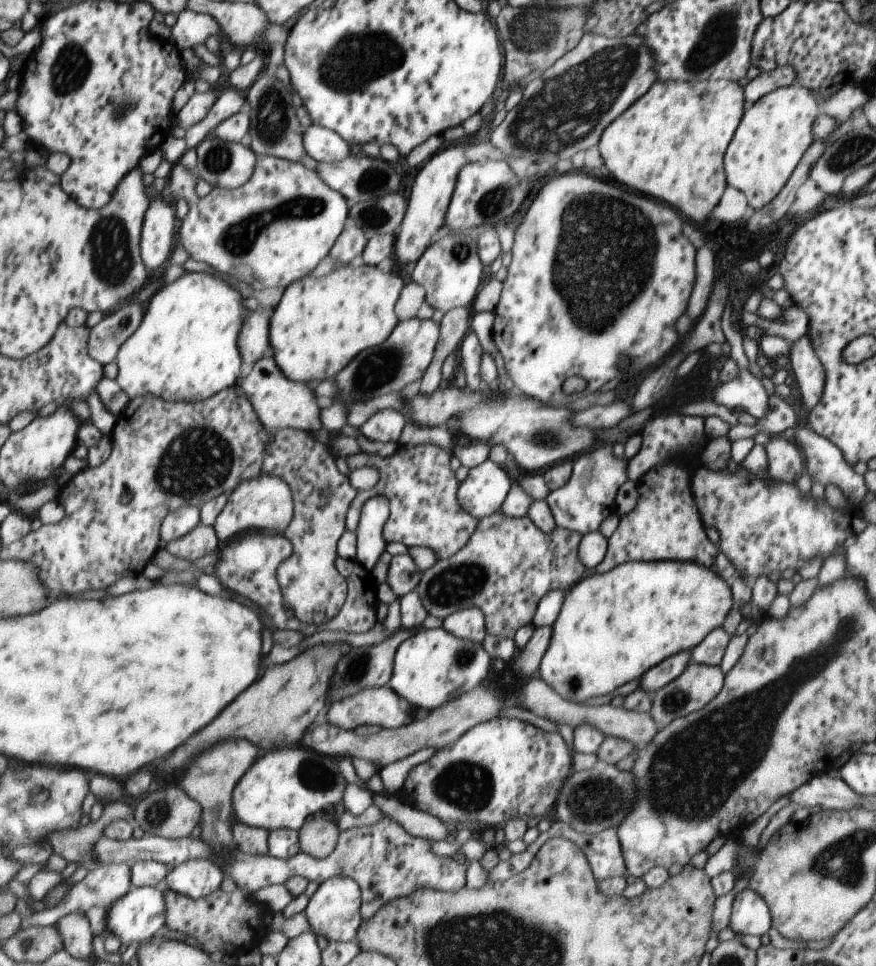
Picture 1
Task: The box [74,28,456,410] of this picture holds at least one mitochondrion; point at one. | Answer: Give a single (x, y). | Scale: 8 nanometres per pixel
(355, 60)

